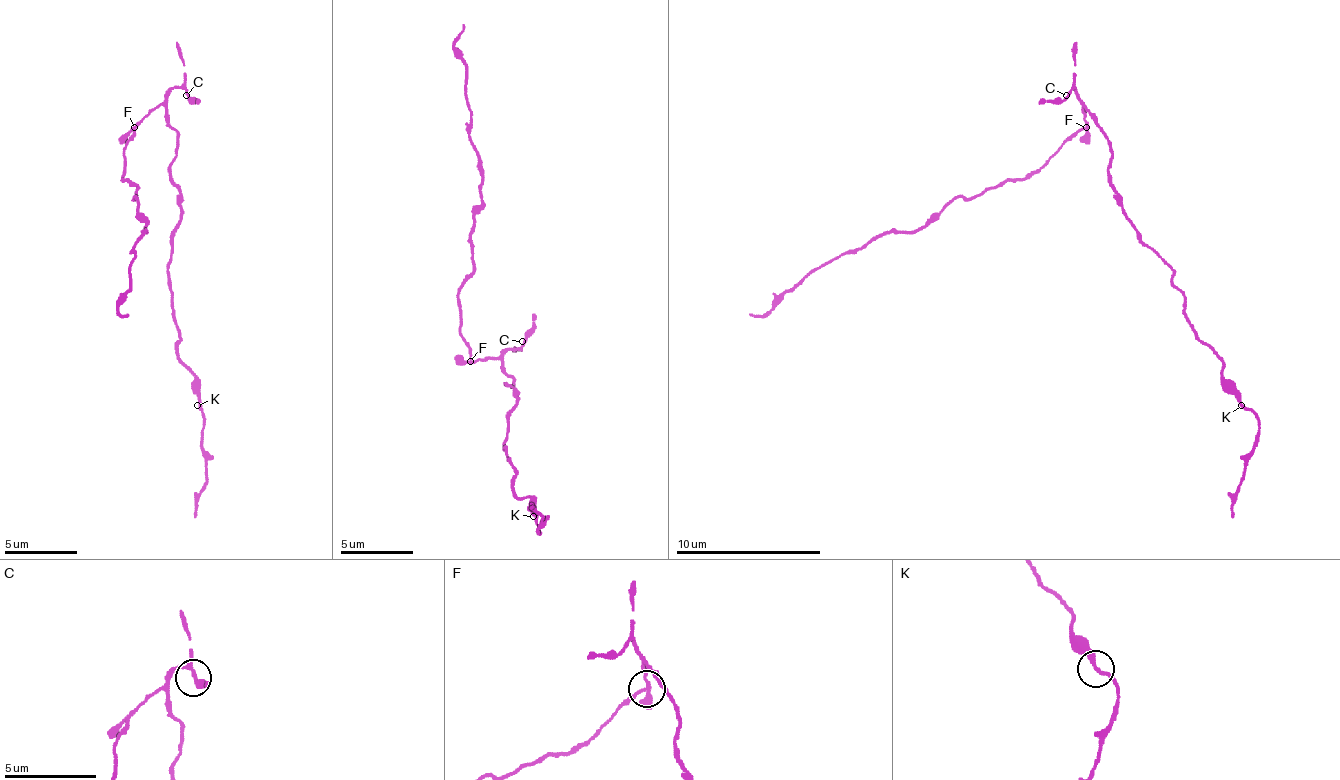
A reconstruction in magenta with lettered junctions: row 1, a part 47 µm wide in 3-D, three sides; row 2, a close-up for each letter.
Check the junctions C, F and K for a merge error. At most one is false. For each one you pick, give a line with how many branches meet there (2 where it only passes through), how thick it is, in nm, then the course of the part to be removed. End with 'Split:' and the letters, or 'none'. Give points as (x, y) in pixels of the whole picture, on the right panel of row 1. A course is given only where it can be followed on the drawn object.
F: Branches: 3. Thickness 190 nm. Course of the part to remove: (1085, 128), (1023, 179), (953, 198), (913, 230), (884, 230), (789, 289), (771, 307), (749, 314)
Split: F

